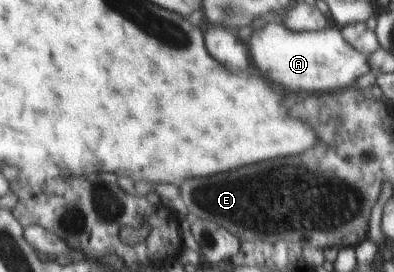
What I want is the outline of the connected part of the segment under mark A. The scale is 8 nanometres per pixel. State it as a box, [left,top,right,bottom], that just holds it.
[250,22,370,92]

